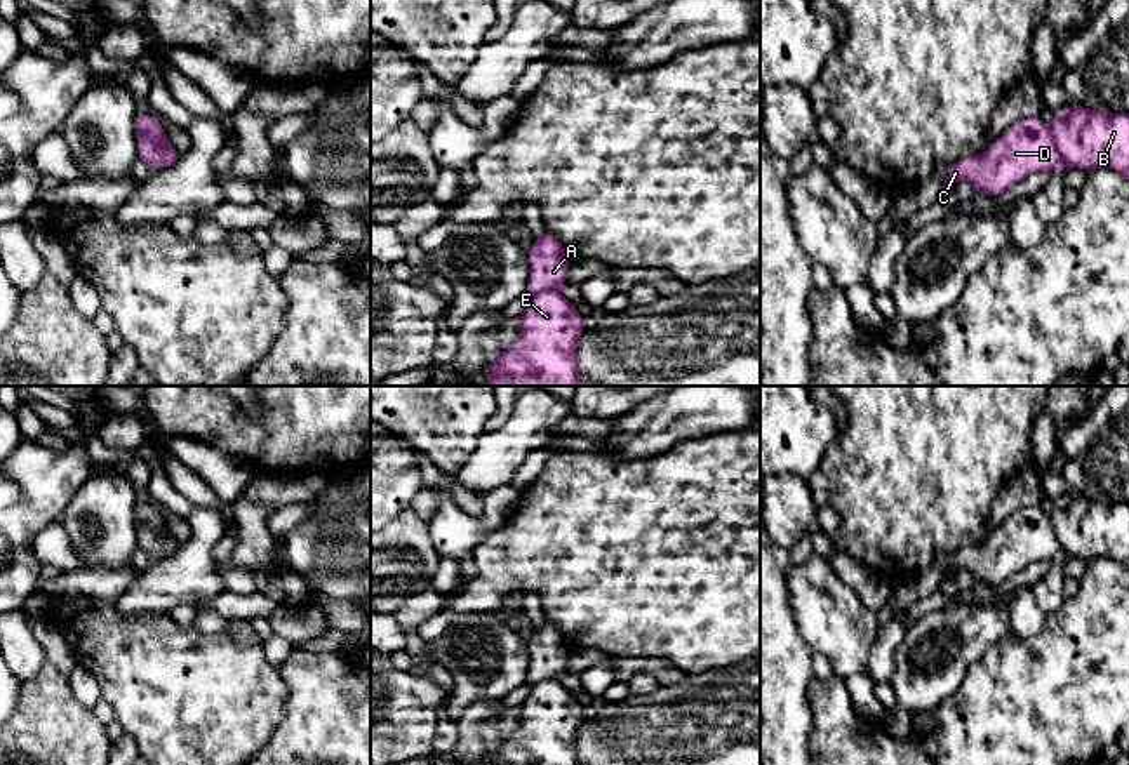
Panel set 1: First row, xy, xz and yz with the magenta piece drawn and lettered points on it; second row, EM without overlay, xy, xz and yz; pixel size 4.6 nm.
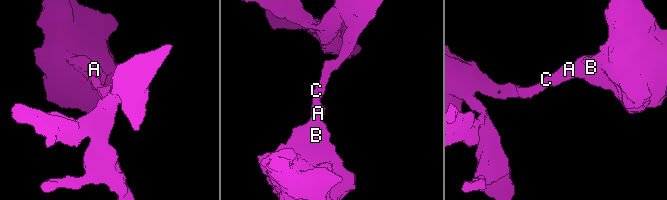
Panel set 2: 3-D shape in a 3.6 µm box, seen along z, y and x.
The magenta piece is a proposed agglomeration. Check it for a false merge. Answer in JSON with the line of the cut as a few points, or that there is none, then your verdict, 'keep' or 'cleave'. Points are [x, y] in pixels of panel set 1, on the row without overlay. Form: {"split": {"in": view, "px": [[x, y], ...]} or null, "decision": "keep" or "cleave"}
{"split": {"in": "yz", "px": [[1049, 517], [1063, 555]]}, "decision": "cleave"}

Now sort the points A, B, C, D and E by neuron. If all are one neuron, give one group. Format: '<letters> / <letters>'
A C D / B E

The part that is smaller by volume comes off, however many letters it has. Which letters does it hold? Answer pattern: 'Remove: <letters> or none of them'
Remove: B, E

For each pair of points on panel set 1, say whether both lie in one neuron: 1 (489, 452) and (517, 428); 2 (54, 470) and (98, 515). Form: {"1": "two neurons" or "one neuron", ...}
{"1": "one neuron", "2": "two neurons"}

